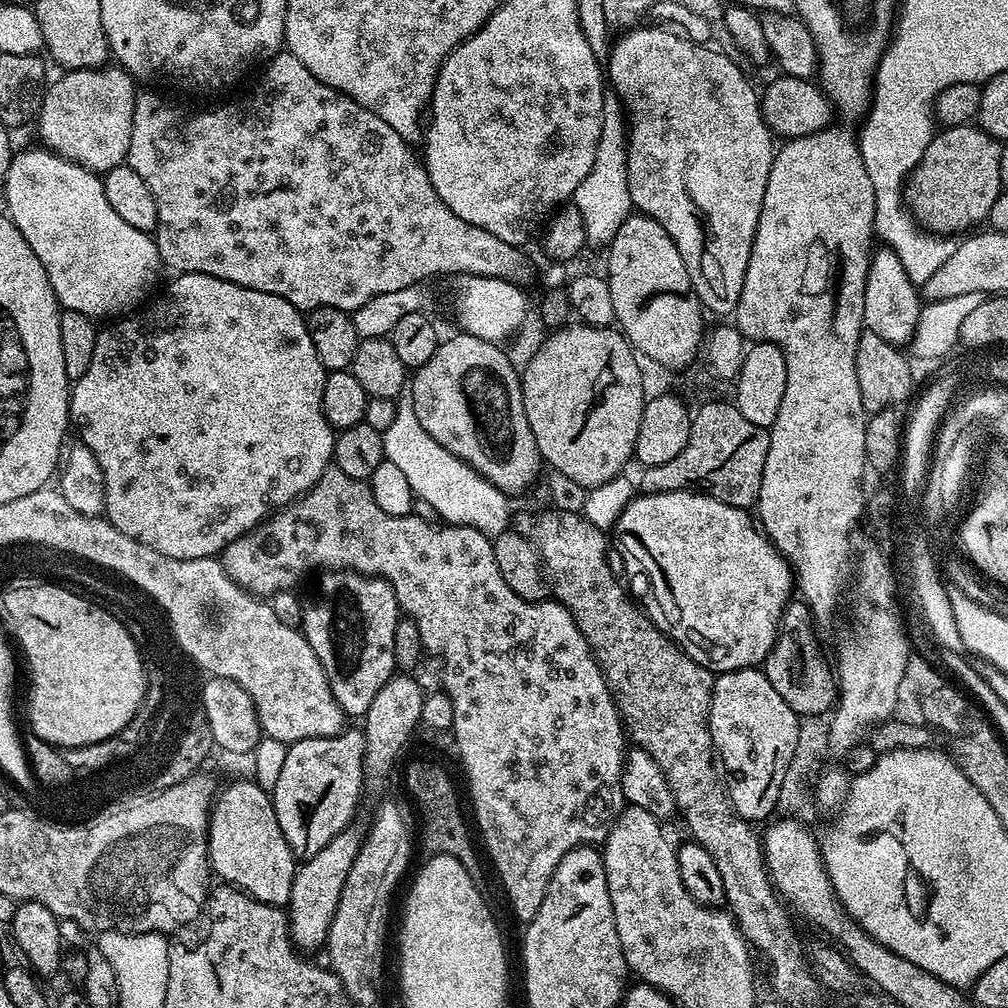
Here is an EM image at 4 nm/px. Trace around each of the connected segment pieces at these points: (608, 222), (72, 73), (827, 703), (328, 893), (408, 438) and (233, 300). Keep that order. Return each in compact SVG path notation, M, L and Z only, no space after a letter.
M606 90L603 94L603 120L594 166L579 184L572 199L579 213L582 214L591 245L610 244L621 228L622 222L631 215L633 209L628 186L627 129L623 105L615 92Z
M119 66L74 68L60 75L64 76L47 85L44 100L40 104L38 125L40 136L44 139L41 140L43 147L97 174L107 174L112 168L121 167L128 159L134 102L138 95L137 89L132 89L134 77Z
M789 603L780 630L776 633L774 646L762 661L762 671L770 686L778 690L782 702L793 708L800 718L816 716L824 711L827 713L838 698L838 683L833 665L820 661L820 644L812 633L812 624L814 625L813 617L803 603Z
M349 826L333 840L326 842L326 846L322 846L314 858L303 861L297 867L292 893L286 905L286 915L292 943L301 953L312 954L308 952L325 947L328 928L334 922L334 914L338 910L342 886L346 886L346 874L350 874L350 866L354 858L358 858L361 843L362 832L356 826Z
M397 414L382 435L386 459L394 462L402 474L406 474L413 493L430 502L441 521L449 525L465 524L467 528L477 528L489 538L495 538L509 527L509 497L478 475L468 464L462 463L457 456L452 456L450 450L434 442L434 438L422 430L416 416Z
M185 272L175 279L141 316L117 319L112 322L117 324L97 331L94 358L90 358L86 374L70 388L70 420L101 467L105 482L104 512L109 523L163 556L179 560L216 558L234 538L246 534L293 500L299 500L333 463L334 429L322 410L326 369L318 362L301 309L286 302L286 298L197 272Z

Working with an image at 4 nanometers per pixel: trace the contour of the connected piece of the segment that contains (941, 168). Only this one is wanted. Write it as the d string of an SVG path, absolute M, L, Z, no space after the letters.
M972 122L954 124L940 131L933 135L924 157L912 169L902 195L908 211L927 231L937 234L967 233L987 221L990 206L994 206L994 198L998 198L1002 190L1002 144Z

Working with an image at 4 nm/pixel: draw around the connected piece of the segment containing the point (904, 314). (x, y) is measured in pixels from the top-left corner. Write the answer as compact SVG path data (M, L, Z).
M887 246L881 249L881 252L873 251L868 262L864 291L864 328L878 334L879 338L884 338L892 345L904 346L916 334L922 296L899 254Z

